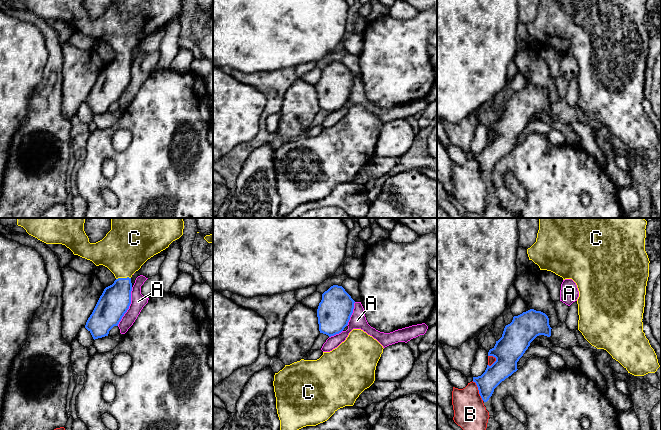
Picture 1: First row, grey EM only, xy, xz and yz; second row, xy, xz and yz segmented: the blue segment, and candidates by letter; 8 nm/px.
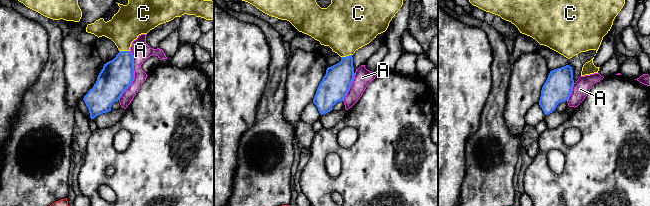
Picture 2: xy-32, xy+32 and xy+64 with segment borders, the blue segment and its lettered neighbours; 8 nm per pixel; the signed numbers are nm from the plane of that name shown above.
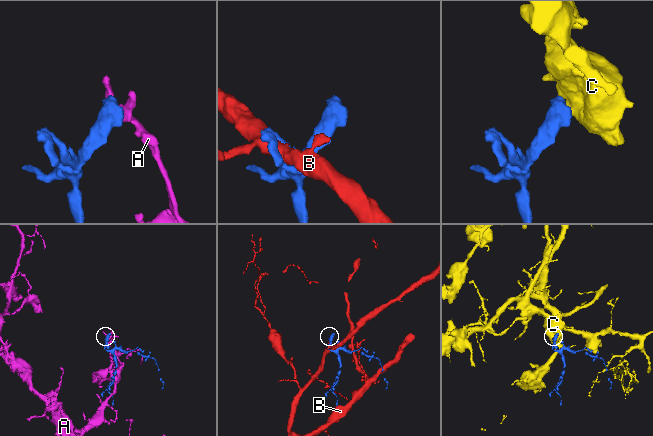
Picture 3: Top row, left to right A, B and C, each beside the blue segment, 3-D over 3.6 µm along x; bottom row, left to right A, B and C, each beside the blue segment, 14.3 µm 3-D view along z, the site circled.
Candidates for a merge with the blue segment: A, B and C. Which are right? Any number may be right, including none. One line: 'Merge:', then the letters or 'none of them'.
Merge: C

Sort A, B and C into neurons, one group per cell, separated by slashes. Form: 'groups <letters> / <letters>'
groups A / B / C

